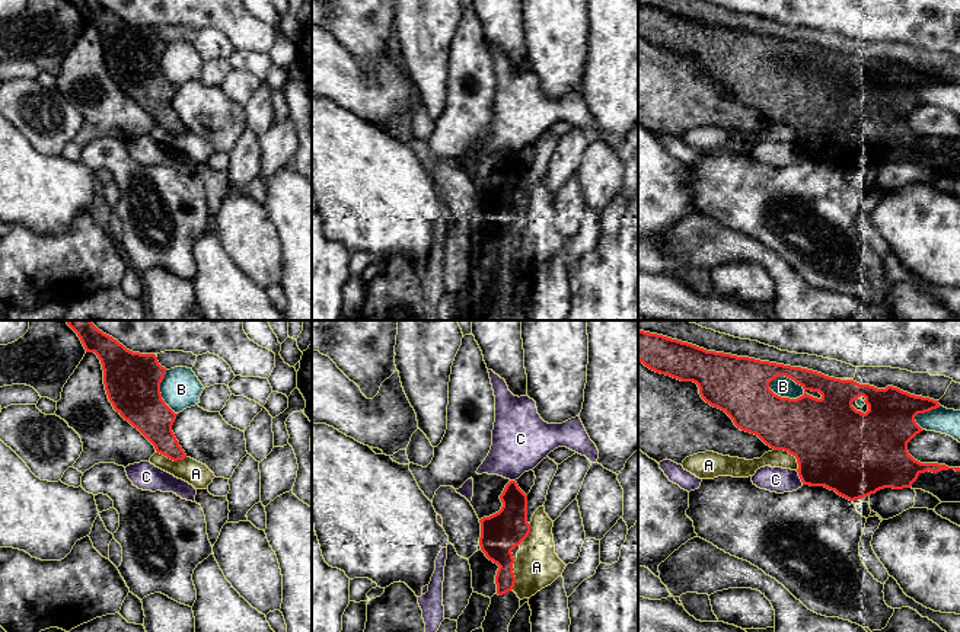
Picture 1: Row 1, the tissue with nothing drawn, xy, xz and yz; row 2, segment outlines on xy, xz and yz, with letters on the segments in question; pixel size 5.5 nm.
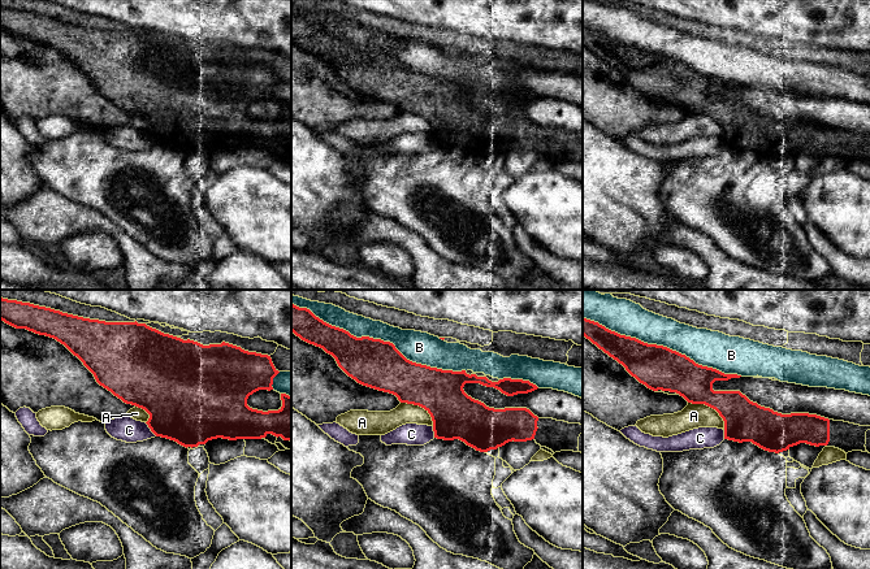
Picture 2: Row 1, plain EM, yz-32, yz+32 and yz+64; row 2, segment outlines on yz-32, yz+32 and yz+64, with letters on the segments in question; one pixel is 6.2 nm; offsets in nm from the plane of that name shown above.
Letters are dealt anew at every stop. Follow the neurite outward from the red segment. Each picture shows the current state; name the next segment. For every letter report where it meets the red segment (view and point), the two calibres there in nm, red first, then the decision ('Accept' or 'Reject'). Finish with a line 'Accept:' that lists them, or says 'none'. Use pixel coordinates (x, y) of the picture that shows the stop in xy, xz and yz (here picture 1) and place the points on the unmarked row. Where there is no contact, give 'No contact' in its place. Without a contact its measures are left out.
A: Touches red at yz (790, 127). Thickness 440 nm (red) against 100 nm. Reject
B: Touches red at yz (785, 72). Thickness 360 nm (red) against 120 nm. Reject
C: Touches red at yz (800, 152). Thickness 440 nm (red) against 140 nm. Reject
Accept: none

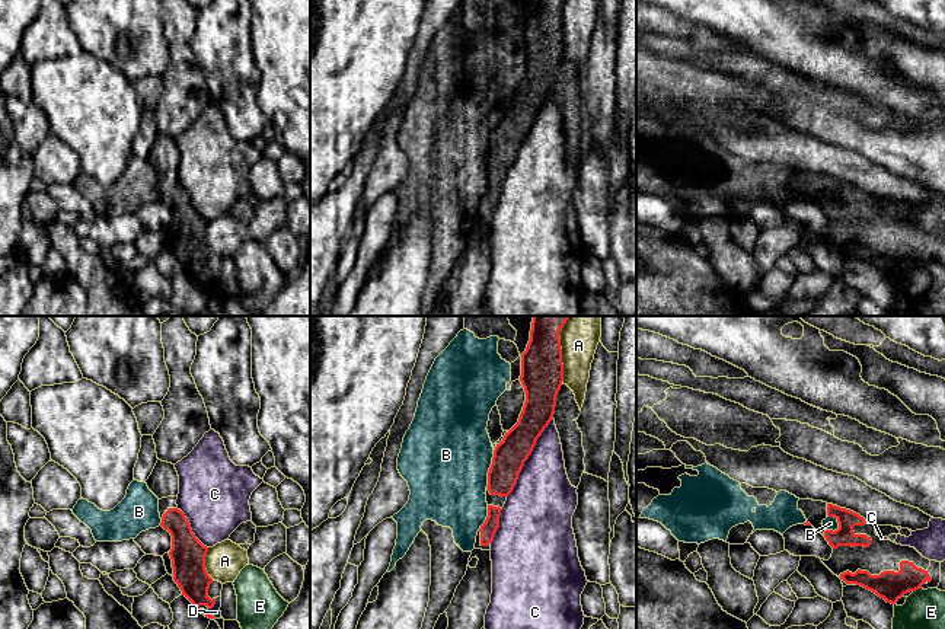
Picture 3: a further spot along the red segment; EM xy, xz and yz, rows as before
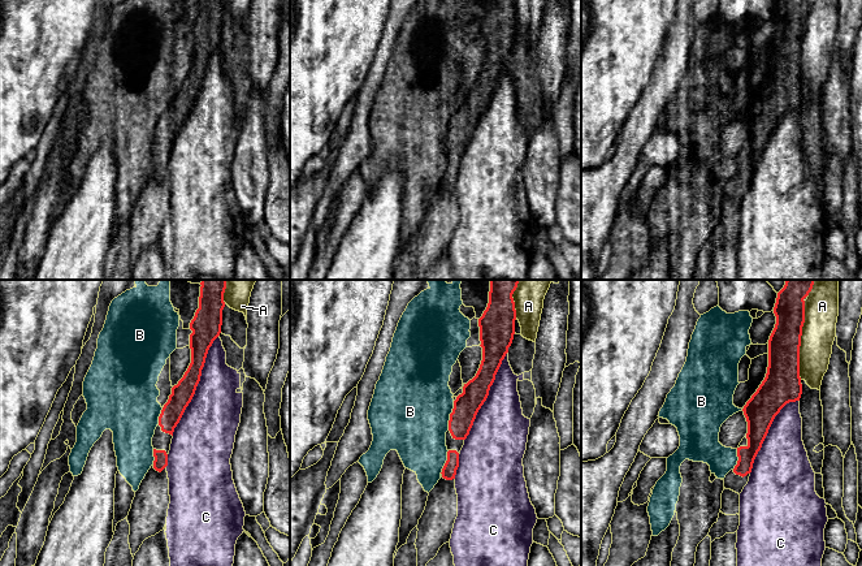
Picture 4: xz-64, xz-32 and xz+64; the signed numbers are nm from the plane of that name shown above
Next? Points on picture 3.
A: Touches red at xz (561, 28). Thickness 240 nm (red) against 200 nm. Reject
B: Touches red at xz (489, 143). Thickness 180 nm (red) against 500 nm. Reject
C: Touches red at xz (527, 131). Thickness 180 nm (red) against 360 nm. Reject
D: Touches red at xy (214, 277). Thickness 180 nm (red) against 50 nm. Accept
E: Touches red at yz (916, 262). Thickness 160 nm (red) against 280 nm. Reject
Accept: D

